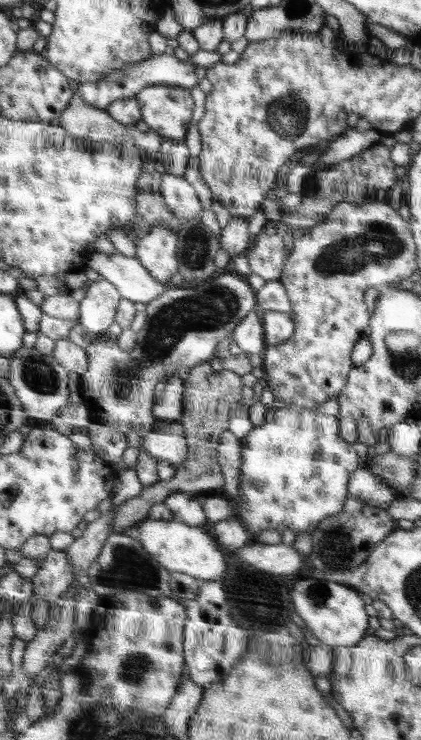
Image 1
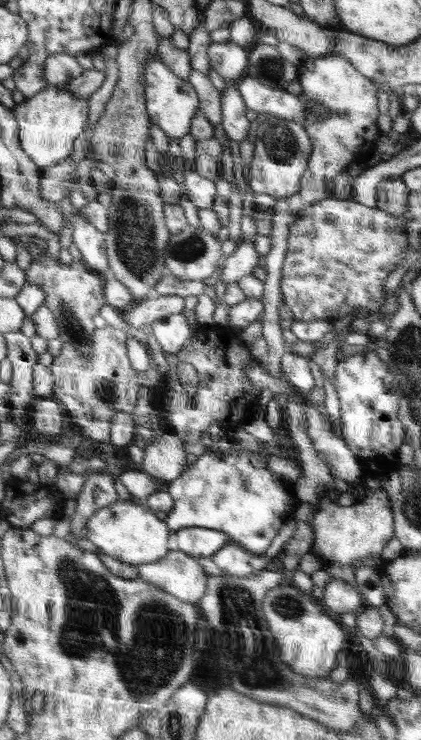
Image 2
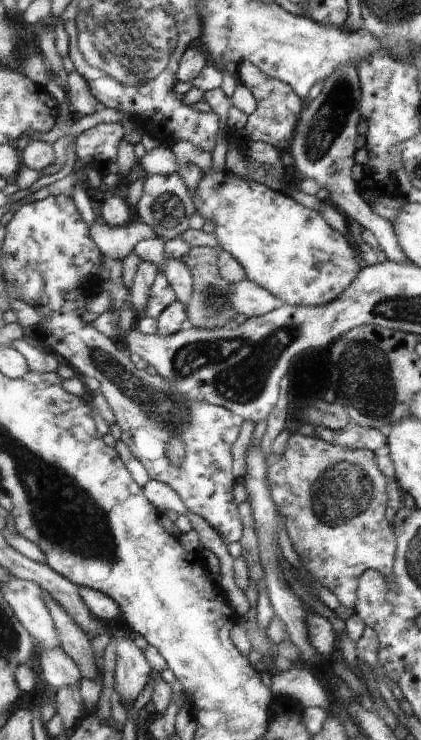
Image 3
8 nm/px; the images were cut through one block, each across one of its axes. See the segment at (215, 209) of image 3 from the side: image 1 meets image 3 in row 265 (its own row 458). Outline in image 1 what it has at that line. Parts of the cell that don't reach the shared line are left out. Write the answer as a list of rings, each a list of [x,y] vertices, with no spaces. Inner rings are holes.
[[[294,406],[281,408],[276,410],[272,422],[254,427],[240,439],[240,499],[236,502],[235,517],[250,532],[254,541],[267,529],[280,533],[292,530],[293,533],[312,534],[322,520],[342,512],[344,500],[349,494],[346,486],[360,462],[354,448],[340,436],[338,418]]]

